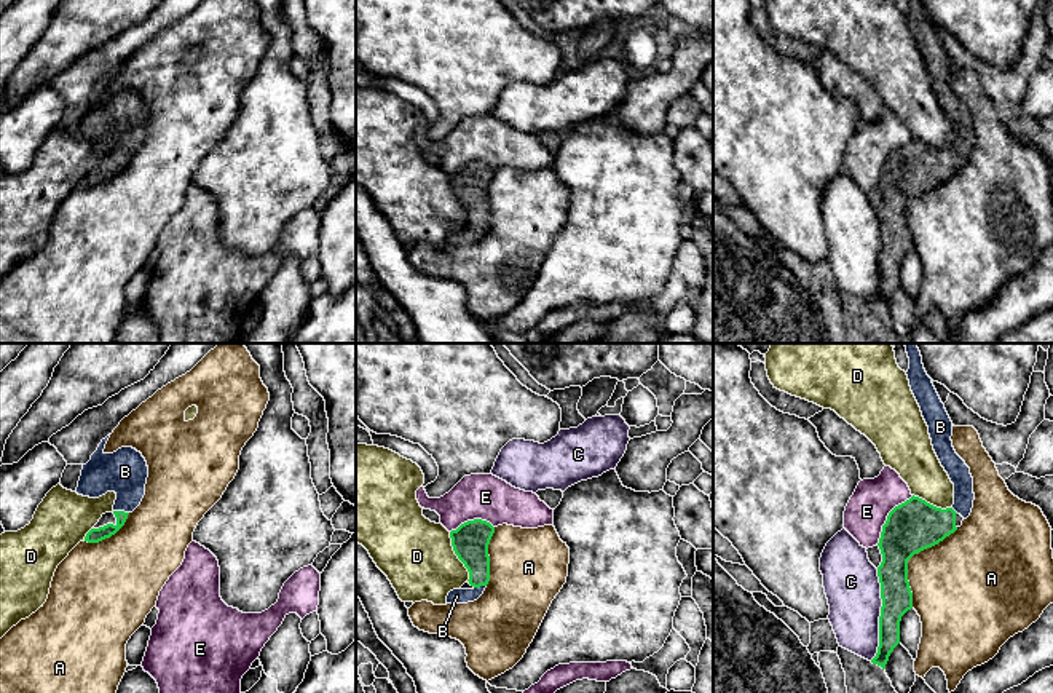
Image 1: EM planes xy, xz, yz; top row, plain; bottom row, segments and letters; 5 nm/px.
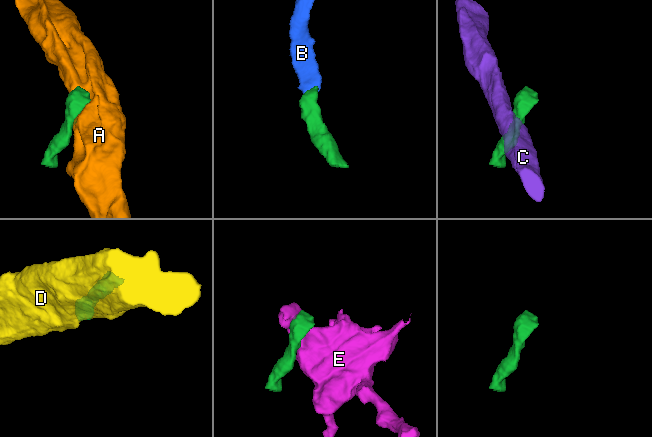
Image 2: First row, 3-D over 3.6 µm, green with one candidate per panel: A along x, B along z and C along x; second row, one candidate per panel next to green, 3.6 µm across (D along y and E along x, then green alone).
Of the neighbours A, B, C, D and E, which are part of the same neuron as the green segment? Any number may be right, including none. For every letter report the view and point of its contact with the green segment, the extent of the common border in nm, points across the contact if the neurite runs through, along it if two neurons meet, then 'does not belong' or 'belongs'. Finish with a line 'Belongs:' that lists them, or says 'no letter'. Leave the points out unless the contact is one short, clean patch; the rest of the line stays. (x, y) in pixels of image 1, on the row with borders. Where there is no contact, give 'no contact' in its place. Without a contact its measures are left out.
A: yz (910, 558) | 480 nm | does not belong
B: xy (122, 511) | 80 nm | across xy (94, 535), (114, 529), (122, 511), (125, 503), (125, 471) | belongs
C: yz (881, 615) | 460 nm | does not belong
D: xz (457, 554) | 260 nm | along xz (449, 532), (452, 550), (466, 569), (468, 580) | does not belong
E: yz (887, 518) | 320 nm | does not belong
Belongs: B

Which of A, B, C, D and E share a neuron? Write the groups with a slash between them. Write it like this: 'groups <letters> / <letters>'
groups A / B / C / D / E

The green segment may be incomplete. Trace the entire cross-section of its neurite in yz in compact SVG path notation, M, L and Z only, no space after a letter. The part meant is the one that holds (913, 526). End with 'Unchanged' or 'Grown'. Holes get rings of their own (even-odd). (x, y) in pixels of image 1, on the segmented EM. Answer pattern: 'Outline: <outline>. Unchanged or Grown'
Outline: M905 343L906 353L909 358L909 369L906 372L911 391L921 407L922 417L929 426L929 434L932 439L933 450L948 473L951 482L954 484L954 505L951 508L941 509L937 508L919 497L911 497L905 503L895 506L889 516L885 524L882 525L879 549L882 554L882 562L878 567L878 576L881 583L881 616L879 616L879 647L876 656L871 659L873 664L885 669L890 653L900 644L900 621L901 616L913 608L913 592L908 581L908 560L940 541L957 530L956 516L960 514L967 519L973 508L973 477L970 474L970 468L965 461L956 453L952 447L952 422L941 402L932 378L927 375L922 356L917 348L917 343Z. Grown

